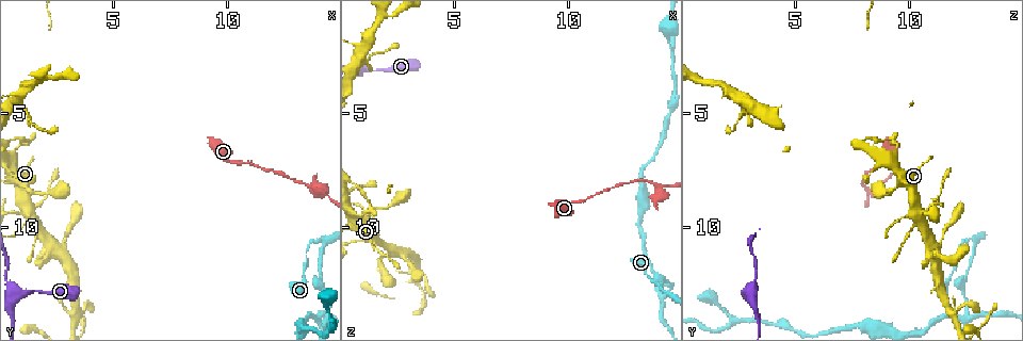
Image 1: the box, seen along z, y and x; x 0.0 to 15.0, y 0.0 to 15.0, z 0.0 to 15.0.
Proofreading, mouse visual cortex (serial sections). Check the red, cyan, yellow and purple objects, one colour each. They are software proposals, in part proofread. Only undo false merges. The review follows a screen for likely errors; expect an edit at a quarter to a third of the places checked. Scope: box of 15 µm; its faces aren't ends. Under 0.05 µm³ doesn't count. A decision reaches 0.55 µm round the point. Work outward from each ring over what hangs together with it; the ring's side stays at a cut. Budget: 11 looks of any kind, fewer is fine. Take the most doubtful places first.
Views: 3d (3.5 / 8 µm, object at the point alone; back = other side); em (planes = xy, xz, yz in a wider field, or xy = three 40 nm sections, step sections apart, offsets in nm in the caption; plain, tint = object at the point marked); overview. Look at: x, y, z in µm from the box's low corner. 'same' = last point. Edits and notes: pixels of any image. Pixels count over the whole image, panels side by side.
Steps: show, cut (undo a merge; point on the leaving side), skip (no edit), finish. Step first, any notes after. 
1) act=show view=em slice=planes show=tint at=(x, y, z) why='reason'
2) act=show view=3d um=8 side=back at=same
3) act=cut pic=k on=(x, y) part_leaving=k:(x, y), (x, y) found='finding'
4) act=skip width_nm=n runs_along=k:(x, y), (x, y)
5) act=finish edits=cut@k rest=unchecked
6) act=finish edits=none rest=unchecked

act=show view=3d um=3.5 at=(14.2, 10.7, 12.8) why='side arm on a straight run'

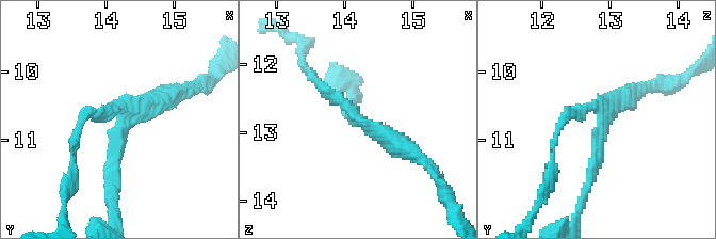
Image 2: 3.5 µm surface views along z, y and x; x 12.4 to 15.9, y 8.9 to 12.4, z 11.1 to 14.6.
act=show view=em slice=planes show=tint at=(14.20, 10.60, 12.80) arms=3 arm_widths_nm=150,200,300

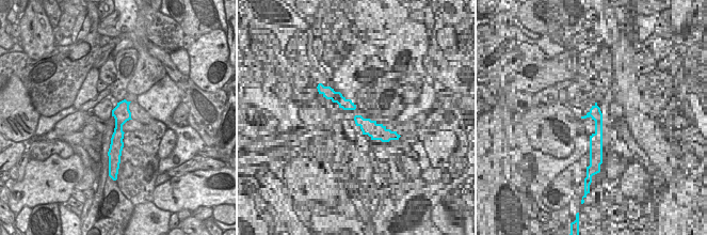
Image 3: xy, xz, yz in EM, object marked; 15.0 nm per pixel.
act=skip runs_along=3:(124, 103), (114, 153) found='all the same cell'

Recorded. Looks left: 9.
act=show view=3d um=3.5 side=back at=(14.3, 14.1, 12.6) why='a fork'

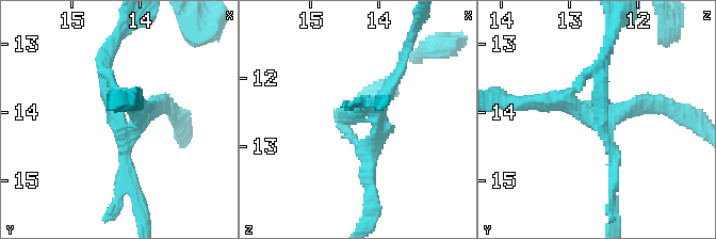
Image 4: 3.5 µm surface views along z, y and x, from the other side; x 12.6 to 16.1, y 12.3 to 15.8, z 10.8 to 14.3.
act=show view=em slice=xy step=5 show=tint at=(14.30, 14.15, 12.50)

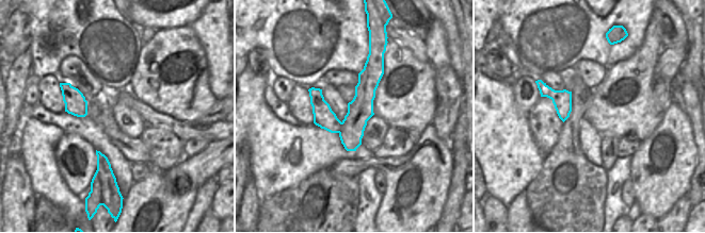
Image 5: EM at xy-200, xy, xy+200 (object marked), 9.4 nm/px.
act=cut pic=4 on=(116, 211) found='a second cell is stuck on'

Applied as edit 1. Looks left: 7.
act=show view=3d um=8 at=(14.0, 8.4, 8.2) why='narrows sharply'

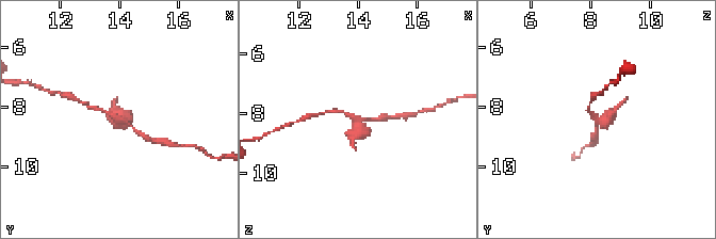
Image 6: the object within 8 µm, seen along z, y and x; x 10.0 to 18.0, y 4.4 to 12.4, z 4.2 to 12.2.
act=show view=em slice=xy step=2 show=tint at=(14.0, 8.4, 8.2)

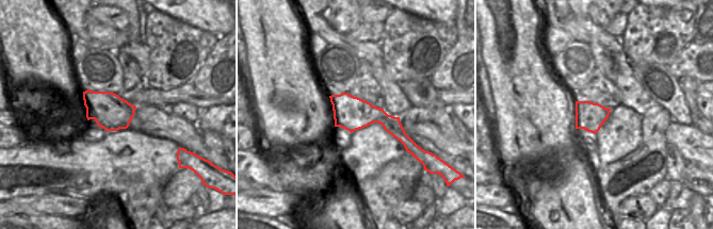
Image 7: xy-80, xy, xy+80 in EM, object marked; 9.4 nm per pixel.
act=cut pic=6 on=(352, 139) part_leaving=6:(357, 123), (356, 149) found='two cells meet here'

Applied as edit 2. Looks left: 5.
act=show view=overview why='see it whole again'

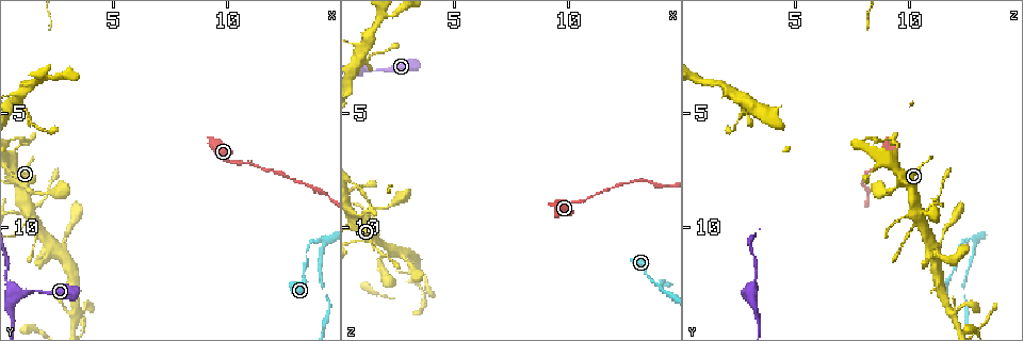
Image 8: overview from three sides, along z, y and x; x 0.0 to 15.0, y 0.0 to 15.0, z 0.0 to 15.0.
act=show view=3d um=8 at=(1.5, 9.6, 10.5) why='four or more arms meet'

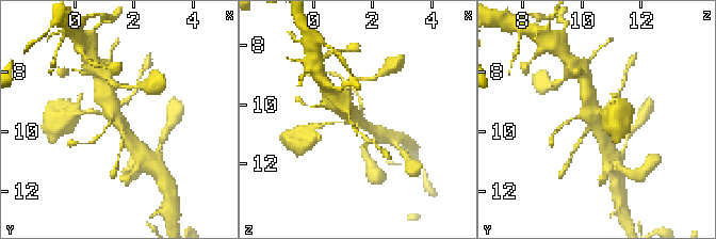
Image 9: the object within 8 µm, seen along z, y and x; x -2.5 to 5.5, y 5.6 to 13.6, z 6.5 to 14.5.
act=show view=em slice=xy step=5 show=tint at=(1.5, 9.7, 10.4)

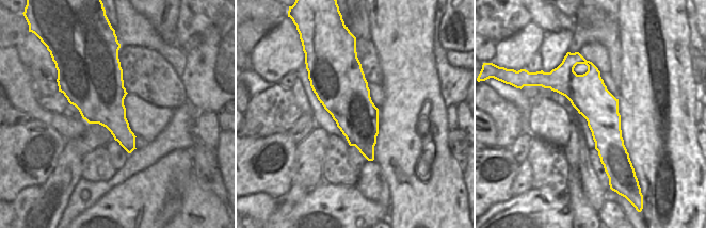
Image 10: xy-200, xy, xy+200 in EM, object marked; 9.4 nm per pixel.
act=skip width_nm=480 runs_along=9:(103, 85), (112, 111), (127, 139) found='one cell here'

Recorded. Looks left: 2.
act=finish edits=cut@4,cut@6 rest=unchecked

